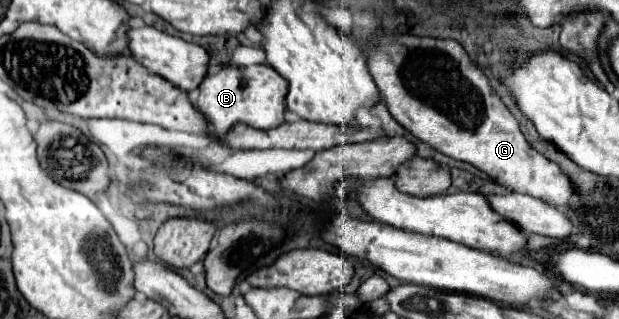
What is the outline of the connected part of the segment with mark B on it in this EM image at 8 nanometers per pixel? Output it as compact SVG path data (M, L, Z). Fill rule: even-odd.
M268 64L258 66L226 66L216 74L208 74L196 98L196 108L208 118L210 128L216 136L228 132L230 126L236 122L246 122L254 128L268 130L284 124L284 110L286 110L286 80Z

